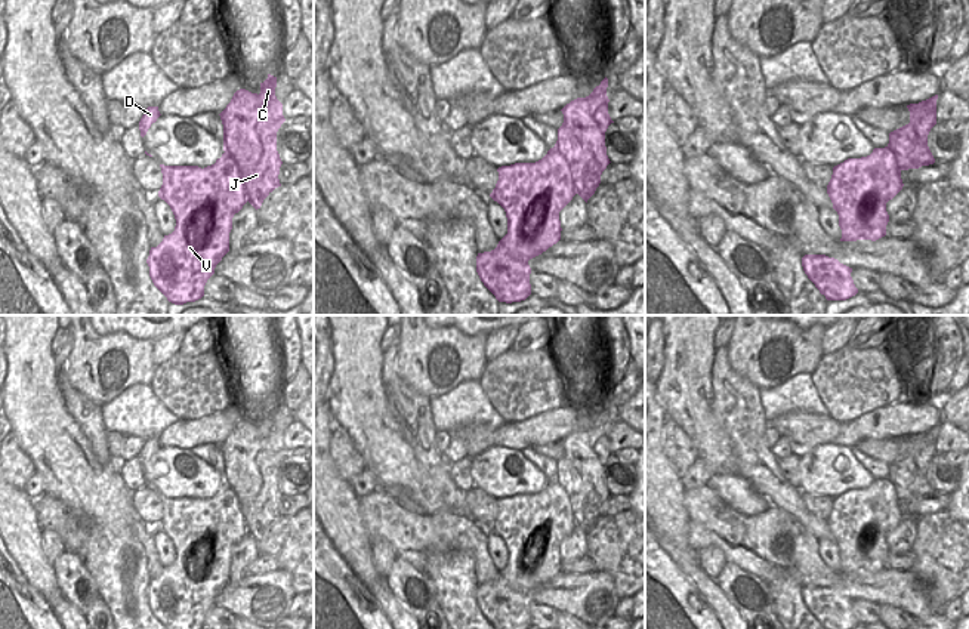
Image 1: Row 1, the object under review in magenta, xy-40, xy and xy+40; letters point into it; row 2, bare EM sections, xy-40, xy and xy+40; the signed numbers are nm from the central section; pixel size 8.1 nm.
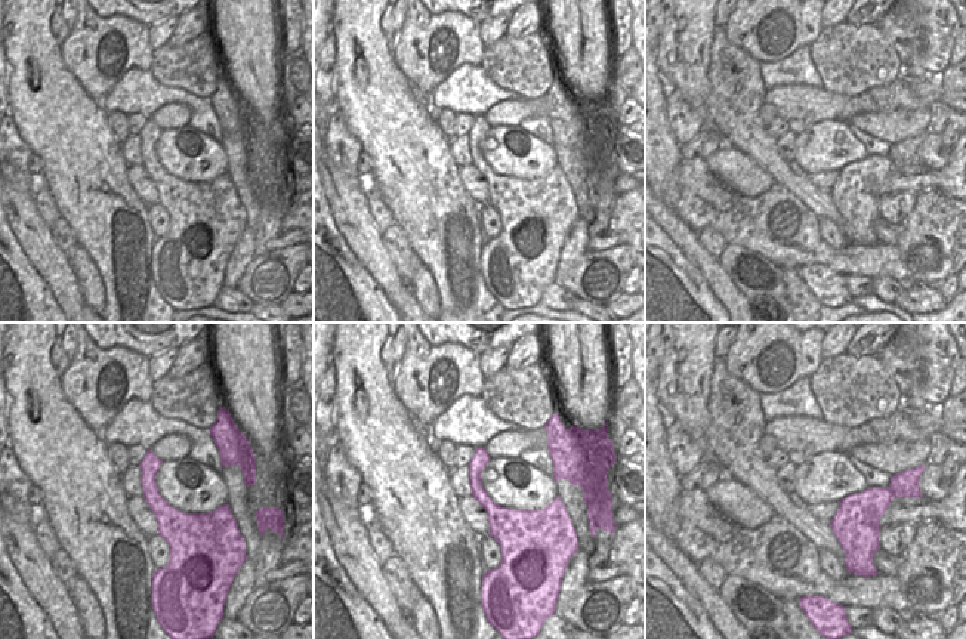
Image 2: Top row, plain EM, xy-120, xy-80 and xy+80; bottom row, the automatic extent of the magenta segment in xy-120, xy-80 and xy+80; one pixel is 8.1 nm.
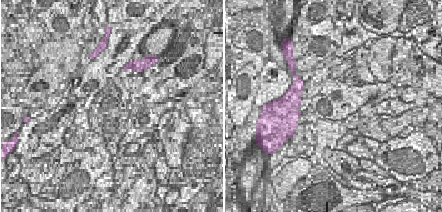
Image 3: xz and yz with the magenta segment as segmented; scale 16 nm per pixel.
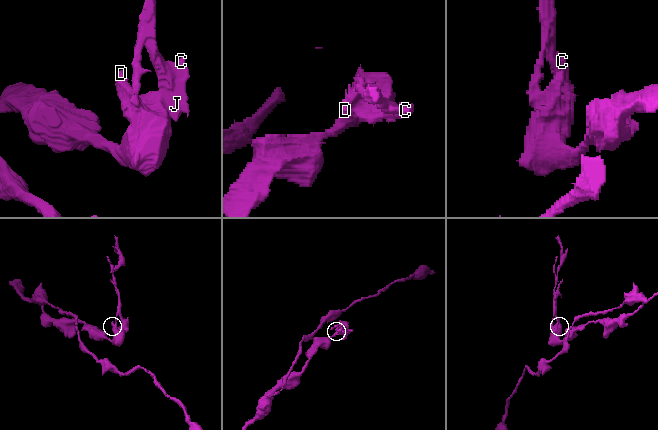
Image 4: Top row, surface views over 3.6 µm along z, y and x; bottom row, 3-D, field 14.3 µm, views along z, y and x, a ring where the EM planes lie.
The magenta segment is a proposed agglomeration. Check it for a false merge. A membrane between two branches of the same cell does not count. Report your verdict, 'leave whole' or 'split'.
split

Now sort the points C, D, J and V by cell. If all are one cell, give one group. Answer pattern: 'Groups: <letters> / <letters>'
Groups: C J / D V.

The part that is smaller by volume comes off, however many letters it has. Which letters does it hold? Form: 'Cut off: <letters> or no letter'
Cut off: C, J

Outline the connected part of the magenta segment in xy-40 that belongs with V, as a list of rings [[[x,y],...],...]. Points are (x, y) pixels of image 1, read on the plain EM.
[[[228,484],[204,500],[164,496],[160,499],[163,517],[158,528],[170,537],[176,558],[157,579],[151,579],[146,591],[149,608],[166,629],[203,629],[207,611],[229,583],[232,549],[249,533],[241,503]]]

